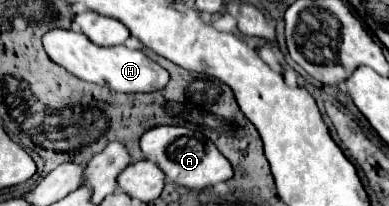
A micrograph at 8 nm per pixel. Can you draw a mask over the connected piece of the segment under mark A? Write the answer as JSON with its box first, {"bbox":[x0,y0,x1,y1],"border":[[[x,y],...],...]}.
{"bbox":[141,126,233,190],"border":[[[183,126],[151,128],[149,132],[141,136],[141,150],[147,160],[153,160],[167,174],[167,178],[191,190],[201,190],[201,188],[213,186],[217,182],[227,182],[229,178],[233,178],[233,166],[217,150],[217,146],[211,144],[211,140],[205,138],[201,132],[195,132]]]}

